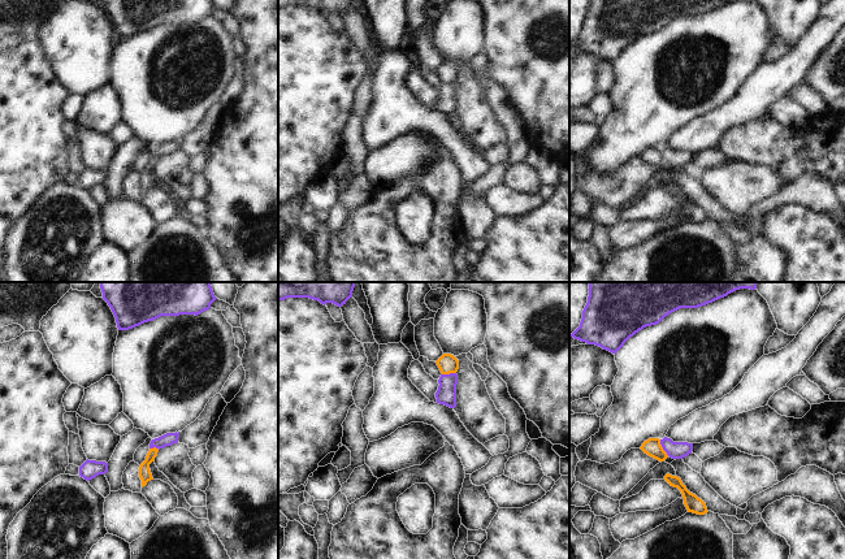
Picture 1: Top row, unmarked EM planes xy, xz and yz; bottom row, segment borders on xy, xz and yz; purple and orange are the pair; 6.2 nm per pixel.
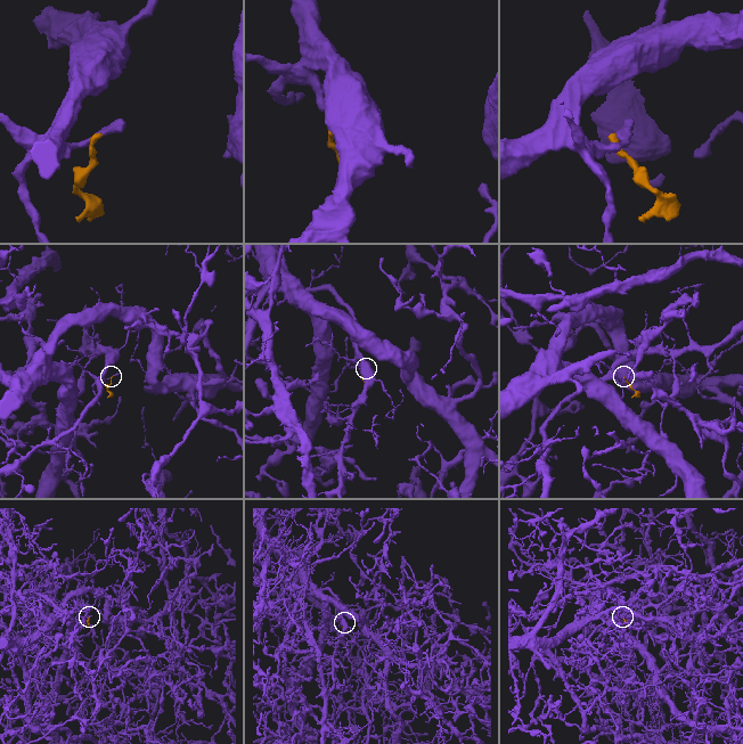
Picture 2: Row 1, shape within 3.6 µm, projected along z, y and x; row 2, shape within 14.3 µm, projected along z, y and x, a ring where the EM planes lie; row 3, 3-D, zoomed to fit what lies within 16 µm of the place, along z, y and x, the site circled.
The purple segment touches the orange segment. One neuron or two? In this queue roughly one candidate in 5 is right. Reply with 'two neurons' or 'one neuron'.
two neurons

